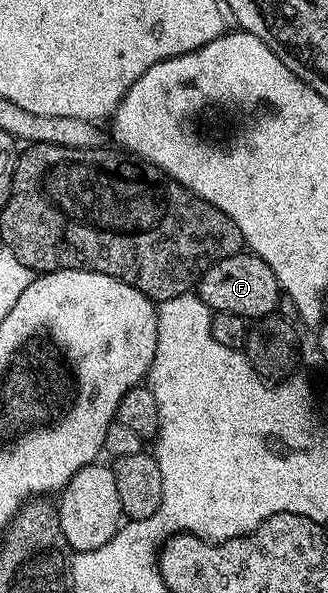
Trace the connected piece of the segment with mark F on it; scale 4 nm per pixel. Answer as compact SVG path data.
M229 254L201 274L194 292L205 309L239 318L261 318L269 315L277 307L278 285L272 278L272 271L256 256L243 255Z

